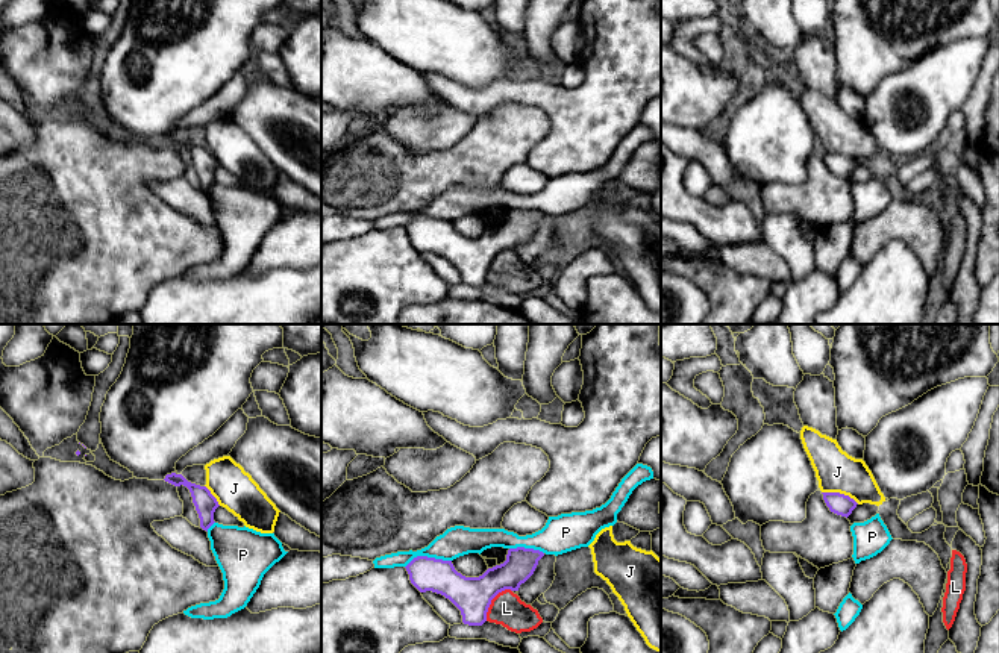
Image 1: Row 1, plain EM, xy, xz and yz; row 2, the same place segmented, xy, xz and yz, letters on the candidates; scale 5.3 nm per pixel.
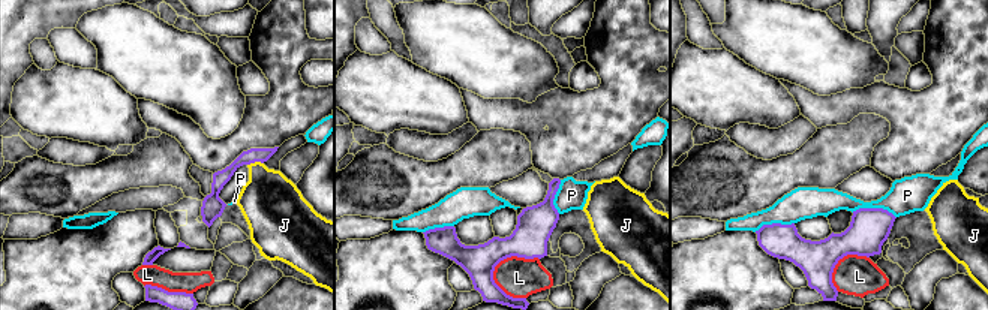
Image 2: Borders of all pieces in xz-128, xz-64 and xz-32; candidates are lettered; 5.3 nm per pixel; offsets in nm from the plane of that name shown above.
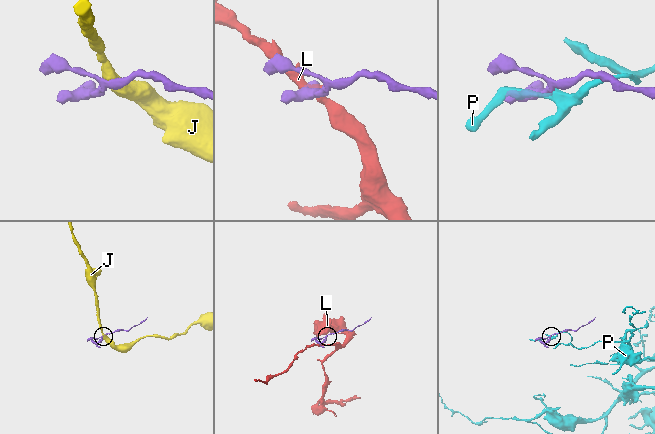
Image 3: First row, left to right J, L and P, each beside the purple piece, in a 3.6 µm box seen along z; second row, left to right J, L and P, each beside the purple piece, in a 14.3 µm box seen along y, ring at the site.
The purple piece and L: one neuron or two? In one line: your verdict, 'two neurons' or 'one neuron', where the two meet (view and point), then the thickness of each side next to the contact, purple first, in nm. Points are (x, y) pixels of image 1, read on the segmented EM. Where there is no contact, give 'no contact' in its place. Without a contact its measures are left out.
two neurons; meets purple in xz at (490, 602); 200 nm thick on the purple side, 170 nm on the other

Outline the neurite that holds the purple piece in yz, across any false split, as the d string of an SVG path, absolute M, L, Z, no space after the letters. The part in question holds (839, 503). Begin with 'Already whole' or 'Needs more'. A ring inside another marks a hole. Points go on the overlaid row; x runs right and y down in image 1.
Already whole. M822 492L822 494L829 511L846 518L852 514L852 511L858 505L853 498L840 492Z

